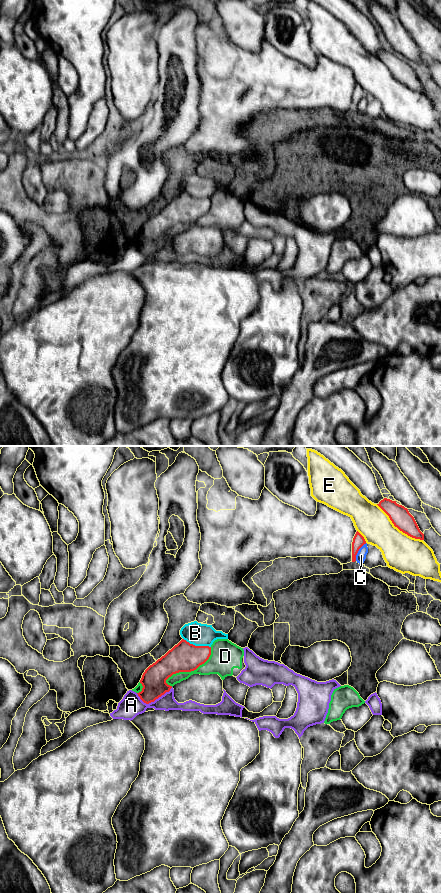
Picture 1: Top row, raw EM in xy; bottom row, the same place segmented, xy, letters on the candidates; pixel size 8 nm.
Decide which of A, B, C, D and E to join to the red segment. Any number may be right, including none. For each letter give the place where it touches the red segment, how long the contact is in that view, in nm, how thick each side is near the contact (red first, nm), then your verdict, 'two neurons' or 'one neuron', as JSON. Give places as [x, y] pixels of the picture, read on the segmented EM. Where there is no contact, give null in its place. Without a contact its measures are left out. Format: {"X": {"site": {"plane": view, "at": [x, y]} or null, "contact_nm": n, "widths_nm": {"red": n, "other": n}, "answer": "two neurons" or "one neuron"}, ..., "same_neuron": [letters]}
{"A": {"site": {"plane": "xy", "at": [153, 701]}, "contact_nm": 300, "widths_nm": {"red": 200, "other": 180}, "answer": "two neurons"}, "B": {"site": {"plane": "xy", "at": [197, 646]}, "contact_nm": 240, "widths_nm": {"red": 240, "other": 180}, "answer": "two neurons"}, "C": {"site": {"plane": "xy", "at": [358, 550]}, "contact_nm": 170, "widths_nm": {"red": 100, "other": 80}, "answer": "two neurons"}, "D": {"site": {"plane": "xy", "at": [191, 670]}, "contact_nm": 480, "widths_nm": {"red": 240, "other": 200}, "answer": "one neuron"}, "E": {"site": {"plane": "xy", "at": [398, 528]}, "contact_nm": 480, "widths_nm": {"red": 160, "other": 300}, "answer": "two neurons"}, "same_neuron": ["D"]}

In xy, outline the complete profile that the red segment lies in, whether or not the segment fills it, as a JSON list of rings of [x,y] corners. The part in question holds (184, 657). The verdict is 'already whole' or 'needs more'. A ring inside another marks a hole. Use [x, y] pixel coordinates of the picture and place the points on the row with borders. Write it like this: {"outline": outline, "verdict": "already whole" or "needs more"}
{"outline": [[[182,639],[145,670],[140,680],[143,688],[137,693],[138,696],[146,704],[154,702],[172,688],[166,683],[169,677],[179,672],[196,670],[210,655],[211,647],[195,646]]], "verdict": "already whole"}

